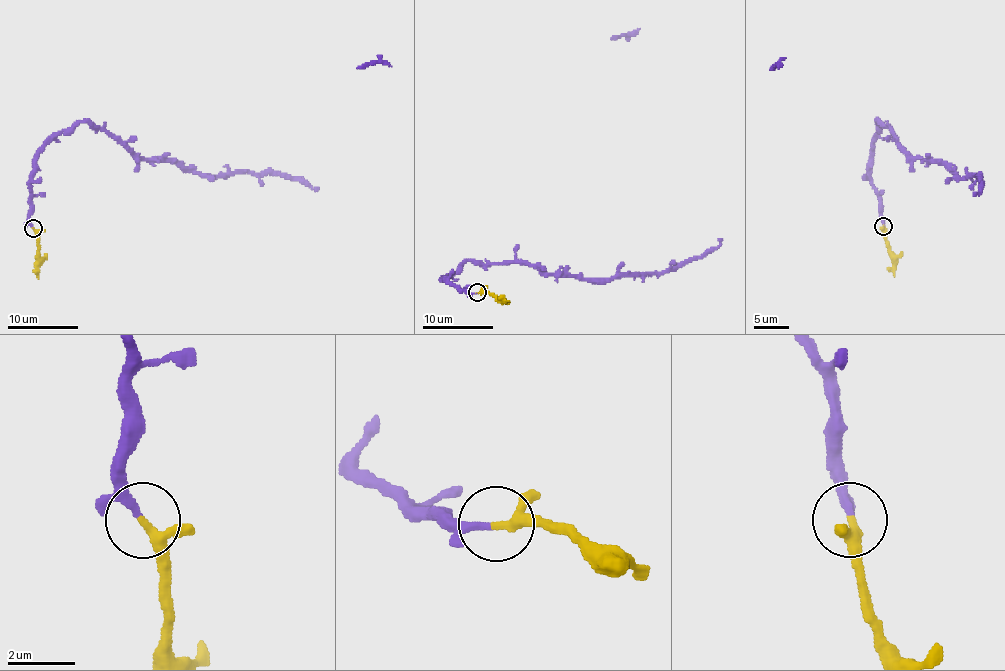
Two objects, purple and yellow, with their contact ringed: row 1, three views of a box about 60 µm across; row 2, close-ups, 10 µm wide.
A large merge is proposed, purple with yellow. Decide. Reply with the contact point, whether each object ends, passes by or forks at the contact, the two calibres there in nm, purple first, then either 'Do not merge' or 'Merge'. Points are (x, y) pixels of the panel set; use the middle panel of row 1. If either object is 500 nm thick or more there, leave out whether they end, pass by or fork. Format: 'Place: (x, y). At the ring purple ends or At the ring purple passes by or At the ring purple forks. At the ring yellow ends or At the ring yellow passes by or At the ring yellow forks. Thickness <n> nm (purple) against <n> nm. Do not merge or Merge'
Place: (477, 292). At the ring purple passes by. At the ring yellow passes by. Thickness 170 nm (purple) against 240 nm. Merge

